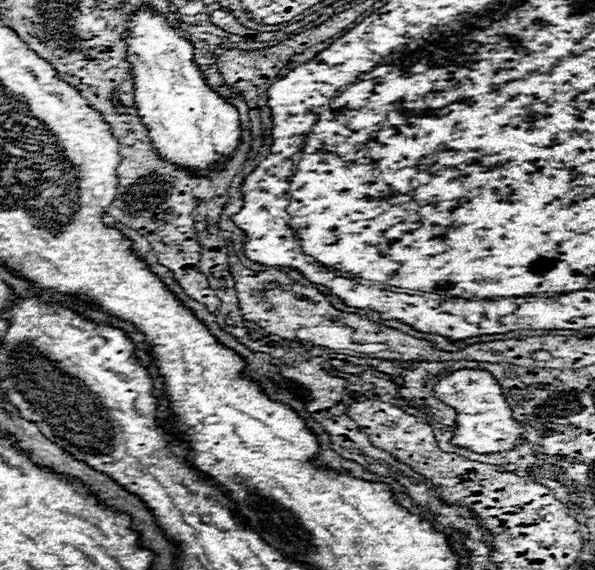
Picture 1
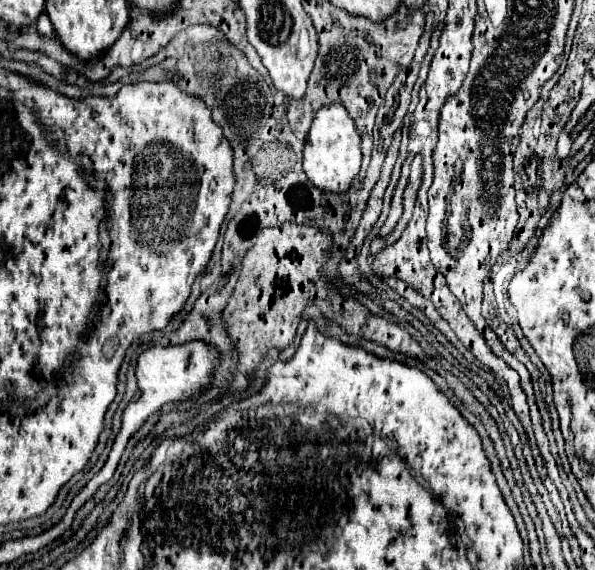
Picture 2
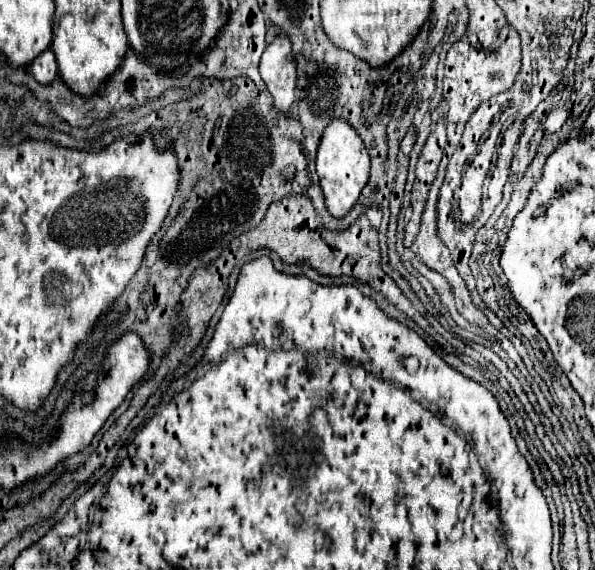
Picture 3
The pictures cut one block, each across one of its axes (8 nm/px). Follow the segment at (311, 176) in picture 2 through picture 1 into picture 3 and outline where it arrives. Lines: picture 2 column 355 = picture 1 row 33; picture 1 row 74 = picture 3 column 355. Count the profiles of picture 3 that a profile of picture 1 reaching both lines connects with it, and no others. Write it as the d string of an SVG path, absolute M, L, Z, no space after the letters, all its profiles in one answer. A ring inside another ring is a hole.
M332 120L330 126L324 130L316 156L316 170L320 176L320 186L324 192L324 202L328 206L328 212L334 218L344 218L356 204L370 174L370 154L362 138L356 134L356 130L344 120Z

